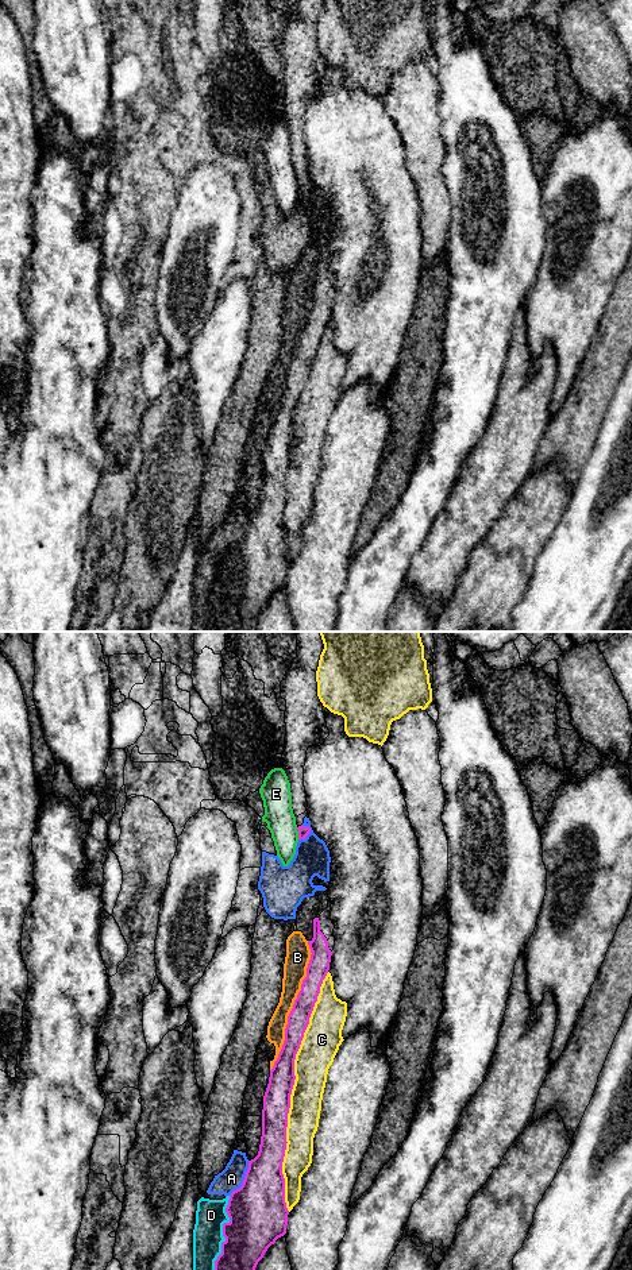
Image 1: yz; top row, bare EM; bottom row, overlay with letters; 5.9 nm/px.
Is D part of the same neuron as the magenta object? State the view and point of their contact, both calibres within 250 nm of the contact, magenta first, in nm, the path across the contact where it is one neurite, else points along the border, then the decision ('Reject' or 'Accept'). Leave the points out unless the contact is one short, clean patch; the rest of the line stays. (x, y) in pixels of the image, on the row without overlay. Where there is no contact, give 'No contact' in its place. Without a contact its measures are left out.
Touches magenta at yz (223, 587). Thickness 360 nm (magenta) against 180 nm. Reject

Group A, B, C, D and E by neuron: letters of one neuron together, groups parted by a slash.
A D / B / C / E

